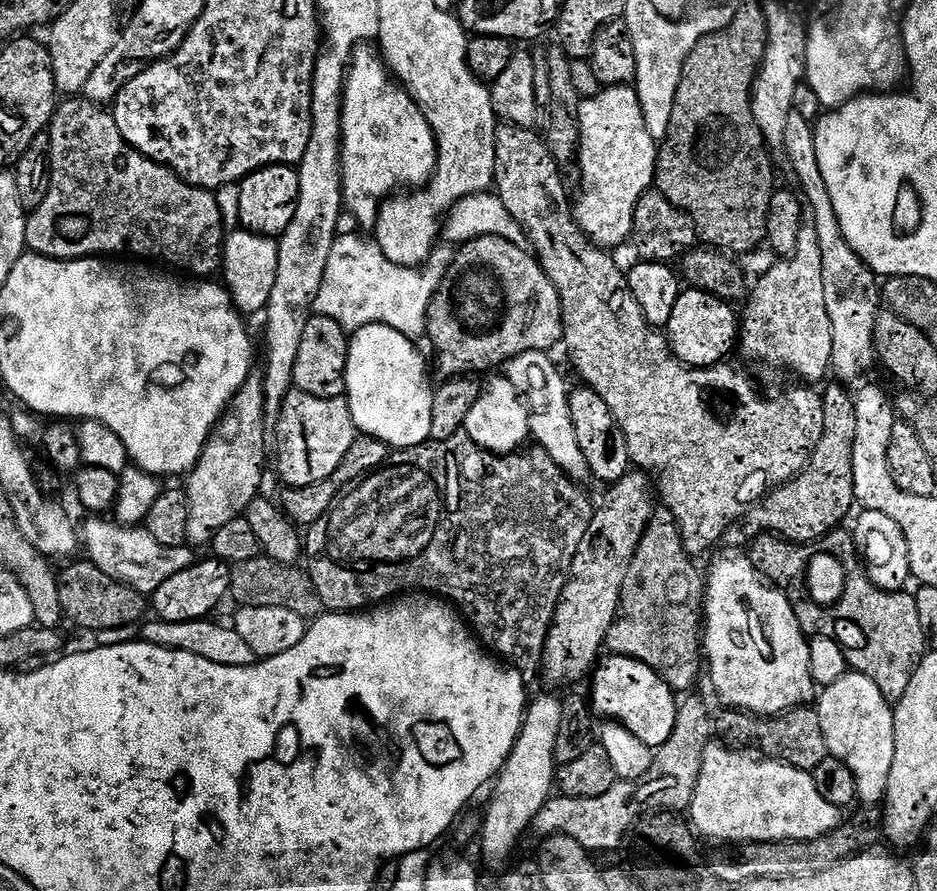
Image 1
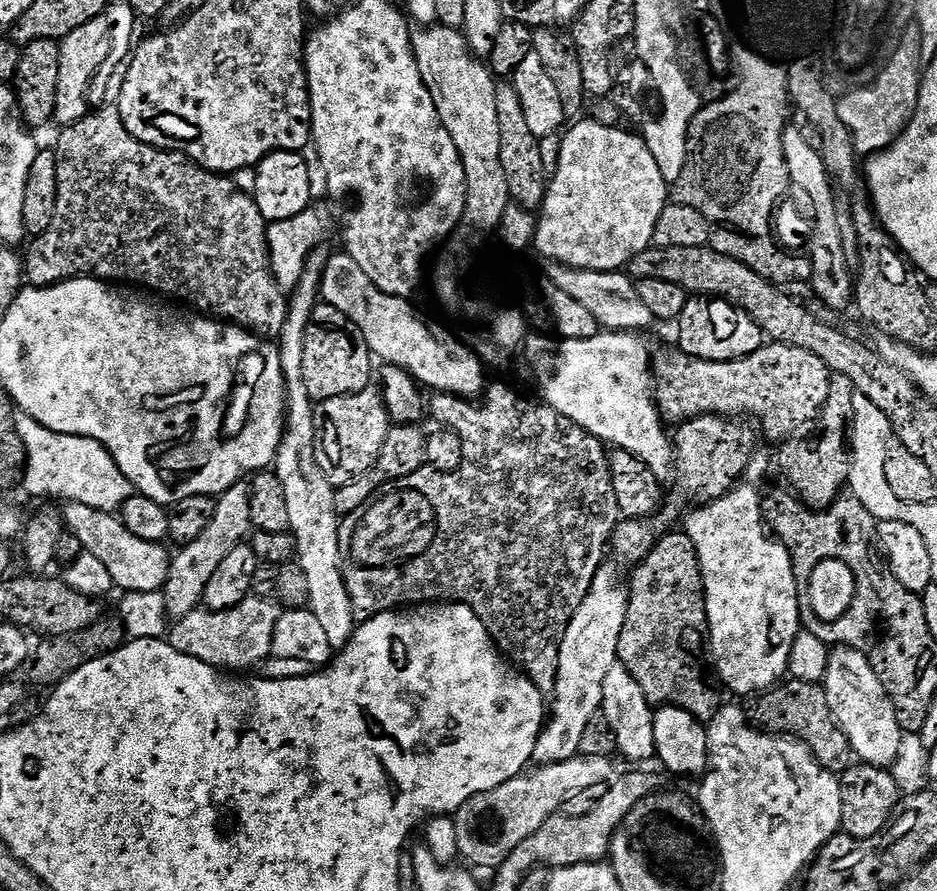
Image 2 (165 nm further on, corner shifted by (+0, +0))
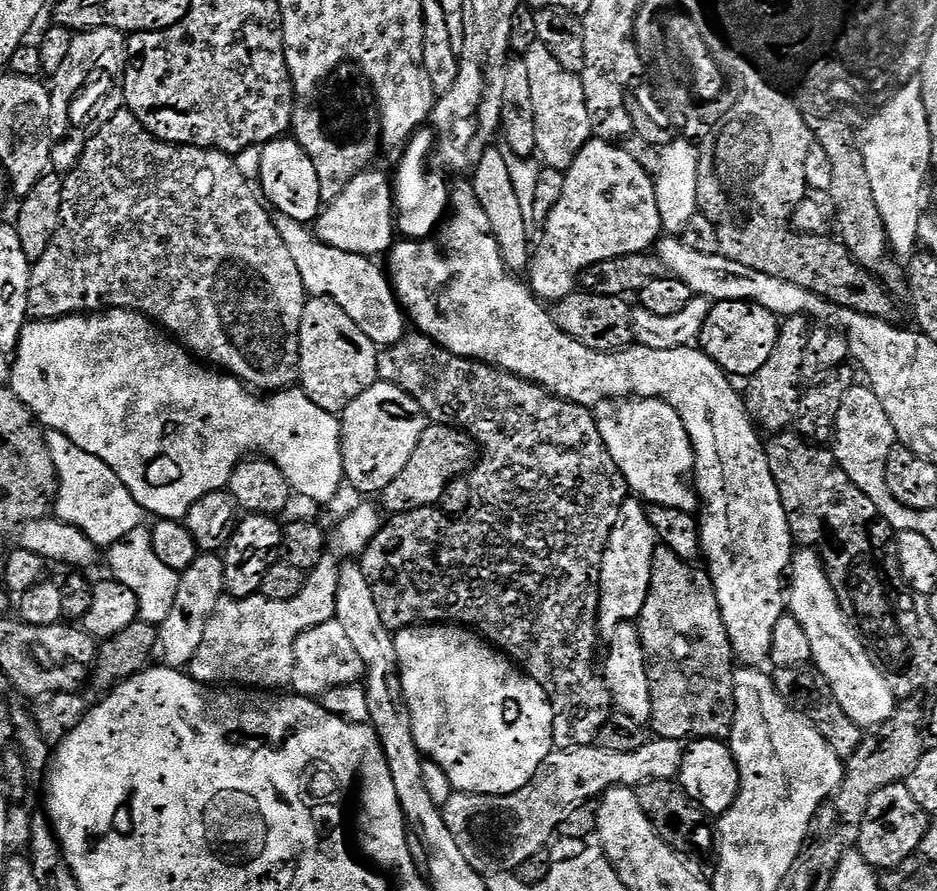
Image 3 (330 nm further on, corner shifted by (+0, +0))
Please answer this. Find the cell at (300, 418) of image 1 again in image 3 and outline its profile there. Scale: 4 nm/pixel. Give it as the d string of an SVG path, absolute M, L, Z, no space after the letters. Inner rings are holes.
M371 384L350 406L346 406L340 419L341 456L344 463L344 480L360 492L383 492L410 462L418 438L426 427L424 411L419 402L406 390L393 384Z

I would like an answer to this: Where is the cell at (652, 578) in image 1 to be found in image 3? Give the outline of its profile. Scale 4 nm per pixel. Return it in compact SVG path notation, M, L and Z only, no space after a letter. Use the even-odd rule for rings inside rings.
M657 546L649 594L638 617L650 682L649 725L664 740L724 740L734 722L732 643L722 622L712 578L703 567L695 567L667 546Z

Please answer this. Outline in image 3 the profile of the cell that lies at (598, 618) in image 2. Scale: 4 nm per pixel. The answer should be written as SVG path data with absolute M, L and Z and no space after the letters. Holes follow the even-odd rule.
M634 498L623 502L619 517L611 533L600 570L599 629L610 634L621 624L635 621L645 605L652 581L654 550L660 539L649 522L645 507Z

